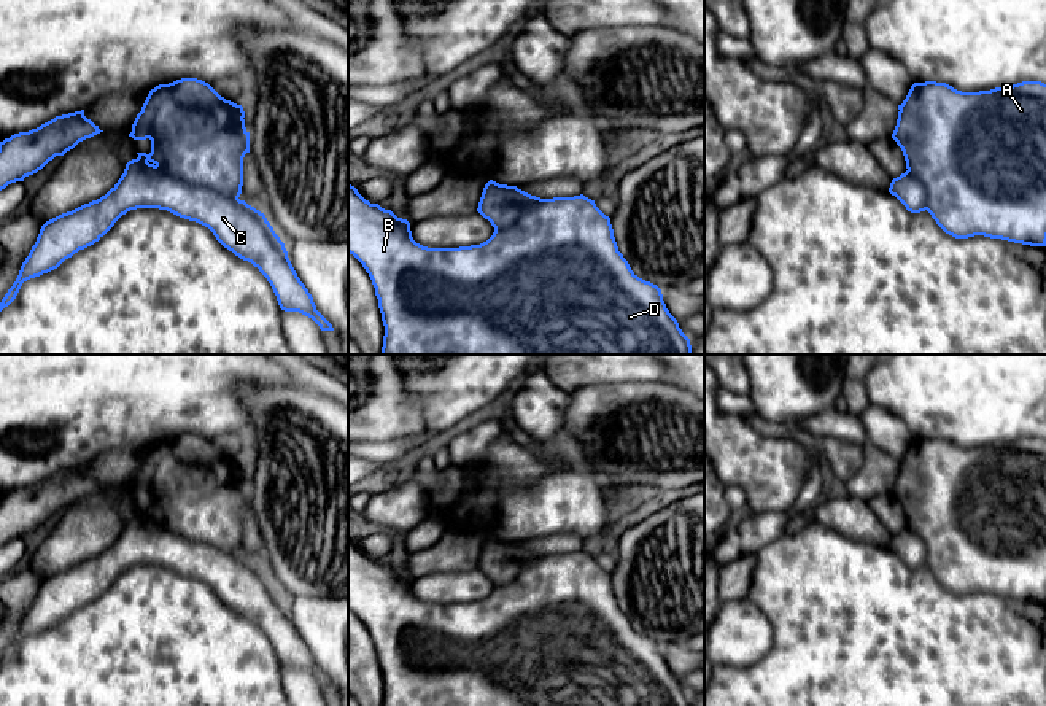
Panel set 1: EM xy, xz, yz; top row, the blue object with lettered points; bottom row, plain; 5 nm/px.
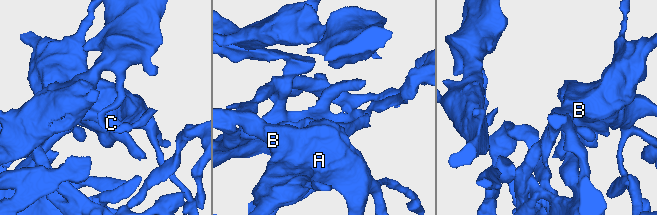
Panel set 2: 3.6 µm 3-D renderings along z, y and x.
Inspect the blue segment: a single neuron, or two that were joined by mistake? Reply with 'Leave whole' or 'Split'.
Split

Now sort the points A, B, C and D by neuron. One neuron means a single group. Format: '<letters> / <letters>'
A B D / C

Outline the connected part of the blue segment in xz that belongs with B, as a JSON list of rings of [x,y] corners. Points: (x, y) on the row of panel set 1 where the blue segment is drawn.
[[[348,184],[348,253],[362,264],[375,288],[385,326],[382,355],[693,355],[690,339],[666,308],[661,289],[631,270],[618,251],[610,218],[583,194],[544,199],[529,207],[515,224],[494,229],[493,235],[480,245],[428,248],[413,240],[407,219],[397,218],[378,204],[370,204]]]

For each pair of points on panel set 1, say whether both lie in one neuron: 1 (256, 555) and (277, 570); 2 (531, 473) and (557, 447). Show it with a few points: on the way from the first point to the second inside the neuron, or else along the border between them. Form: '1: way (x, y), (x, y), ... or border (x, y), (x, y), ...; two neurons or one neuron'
1: border (256, 525), (263, 539), (266, 570); two neurons
2: way (538, 466), (550, 453); one neuron

